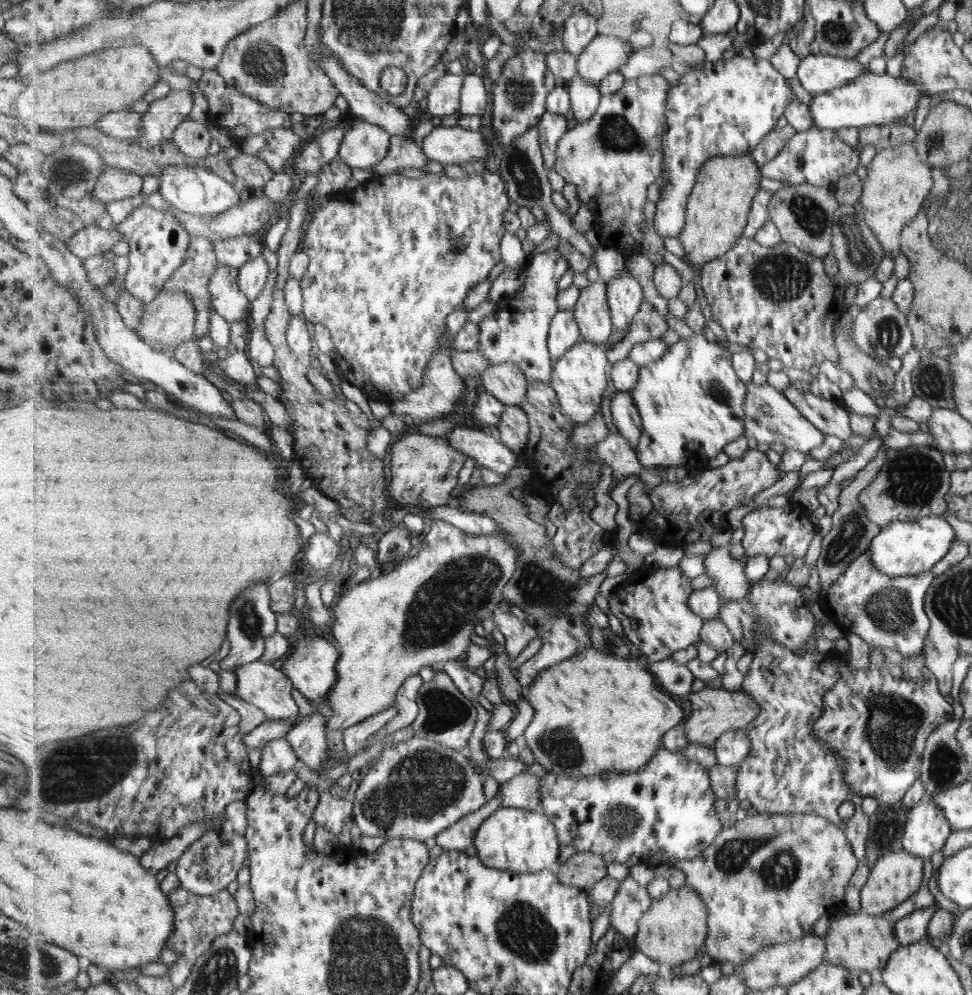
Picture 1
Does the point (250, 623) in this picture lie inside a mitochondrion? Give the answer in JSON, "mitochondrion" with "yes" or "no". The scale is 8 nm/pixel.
{"mitochondrion":"yes"}

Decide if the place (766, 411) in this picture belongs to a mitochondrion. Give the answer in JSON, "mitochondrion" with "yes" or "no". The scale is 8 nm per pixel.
{"mitochondrion":"yes"}

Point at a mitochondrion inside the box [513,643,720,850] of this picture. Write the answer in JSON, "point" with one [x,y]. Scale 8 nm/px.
{"point":[558,743]}

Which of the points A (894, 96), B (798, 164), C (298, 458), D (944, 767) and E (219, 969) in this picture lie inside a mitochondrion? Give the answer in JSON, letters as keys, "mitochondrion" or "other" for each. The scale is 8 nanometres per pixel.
{"A":"other","B":"mitochondrion","C":"other","D":"mitochondrion","E":"mitochondrion"}

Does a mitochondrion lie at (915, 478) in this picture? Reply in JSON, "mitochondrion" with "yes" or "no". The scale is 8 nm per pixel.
{"mitochondrion":"yes"}

